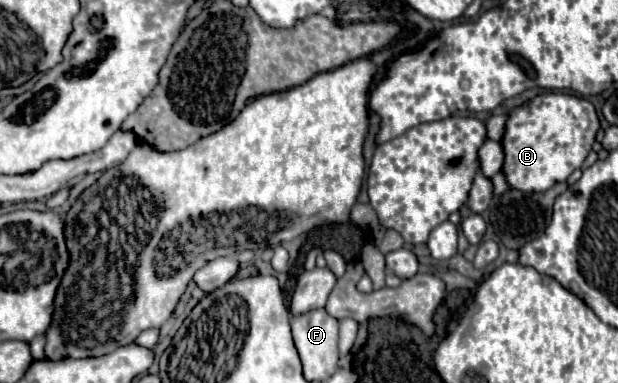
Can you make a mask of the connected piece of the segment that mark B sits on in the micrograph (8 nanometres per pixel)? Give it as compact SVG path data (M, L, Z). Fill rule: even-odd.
M564 92L538 94L536 98L512 108L500 140L504 148L502 174L508 188L518 192L546 192L554 184L566 182L592 150L598 128L600 120L594 104L586 98Z

